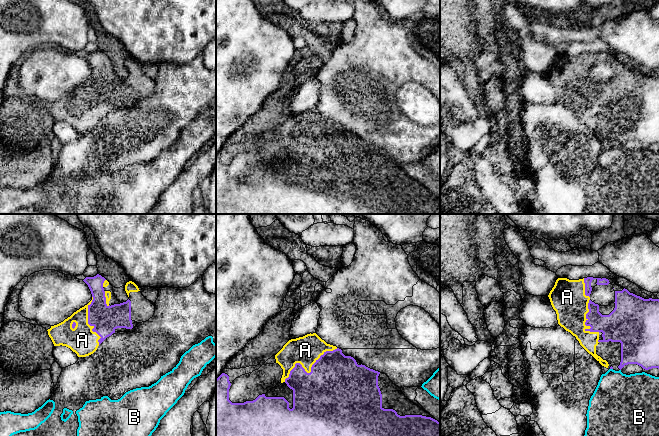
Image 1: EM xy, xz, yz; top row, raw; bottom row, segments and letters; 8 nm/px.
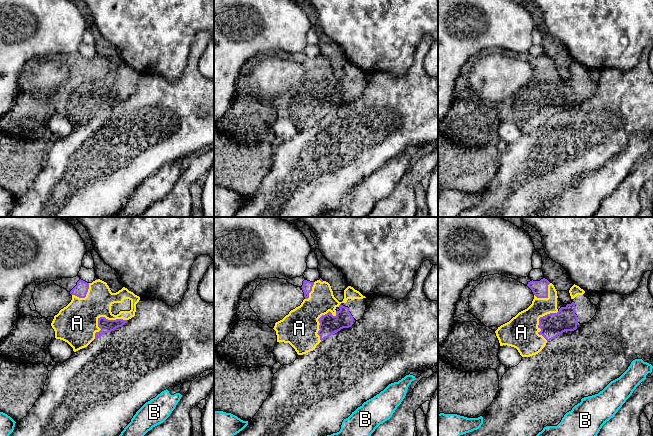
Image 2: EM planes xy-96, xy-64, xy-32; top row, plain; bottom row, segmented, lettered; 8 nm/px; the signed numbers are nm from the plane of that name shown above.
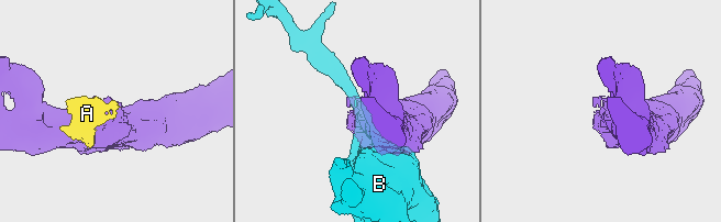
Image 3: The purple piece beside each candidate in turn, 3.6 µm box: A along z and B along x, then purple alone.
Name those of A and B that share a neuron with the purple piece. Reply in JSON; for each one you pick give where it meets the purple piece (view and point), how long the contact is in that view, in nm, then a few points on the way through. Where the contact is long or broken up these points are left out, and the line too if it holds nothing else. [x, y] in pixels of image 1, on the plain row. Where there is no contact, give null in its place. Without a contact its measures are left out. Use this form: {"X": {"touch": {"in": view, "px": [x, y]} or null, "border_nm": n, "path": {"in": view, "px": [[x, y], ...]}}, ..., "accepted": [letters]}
{"A": {"touch": {"in": "xz", "px": [310, 148]}, "border_nm": 500}, "accepted": ["A"]}

